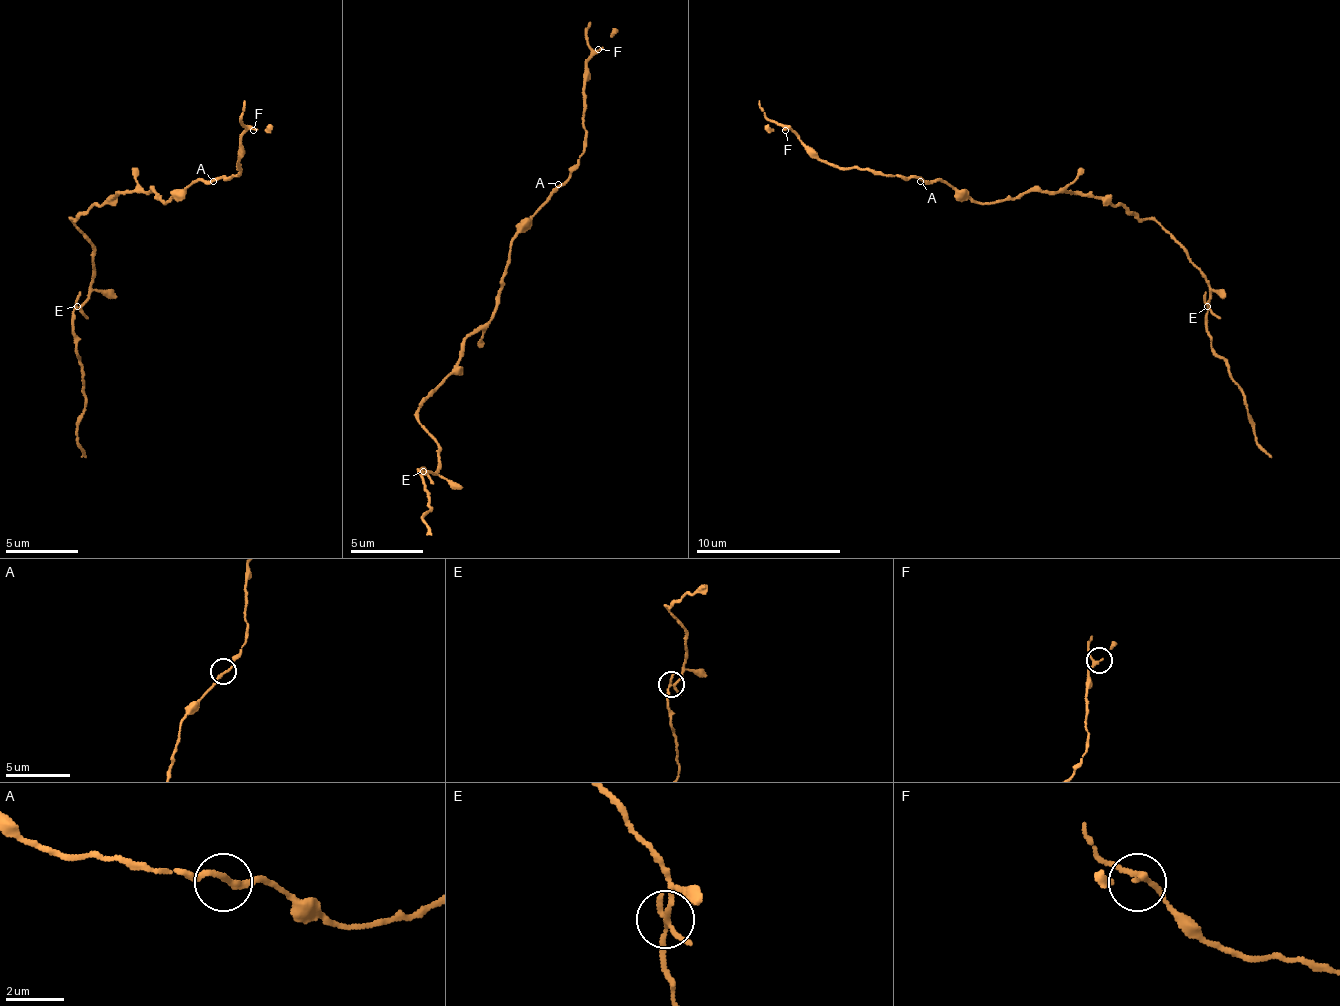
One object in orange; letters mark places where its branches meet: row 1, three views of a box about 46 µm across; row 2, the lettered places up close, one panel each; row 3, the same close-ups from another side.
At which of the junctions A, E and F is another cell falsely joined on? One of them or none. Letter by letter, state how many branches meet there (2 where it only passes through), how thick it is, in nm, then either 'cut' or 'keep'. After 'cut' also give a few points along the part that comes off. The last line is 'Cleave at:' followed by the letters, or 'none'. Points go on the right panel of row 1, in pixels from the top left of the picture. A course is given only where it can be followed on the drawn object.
A: 2 branches meet; 190 nm thick; keep
E: 3 branches meet; 180 nm thick; cut; foreign part runs (1208, 305), (1212, 349), (1241, 392), (1256, 443), (1270, 458)
F: 3 branches meet; 170 nm thick; keep
Cleave at: E

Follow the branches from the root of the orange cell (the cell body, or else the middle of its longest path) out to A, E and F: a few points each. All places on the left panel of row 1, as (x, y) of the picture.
A: (122, 192), (151, 192), (165, 203), (195, 181), (213, 181)
E: (122, 192), (103, 203), (93, 203), (74, 217), (74, 225), (93, 247), (93, 283), (89, 294), (78, 305)
F: (122, 192), (151, 192), (165, 203), (195, 181), (235, 177), (238, 174), (238, 141), (253, 130)

